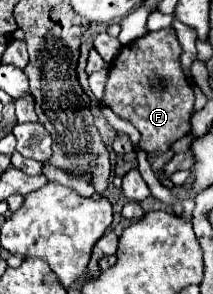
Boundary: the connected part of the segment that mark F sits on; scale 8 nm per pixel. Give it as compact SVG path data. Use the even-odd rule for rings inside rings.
M172 28L148 32L142 38L122 46L106 80L104 104L108 104L124 120L130 120L142 134L142 150L148 154L164 154L170 144L190 132L188 118L194 110L194 92L186 82L180 66L182 48ZM158 76L164 86L156 90L152 80Z

